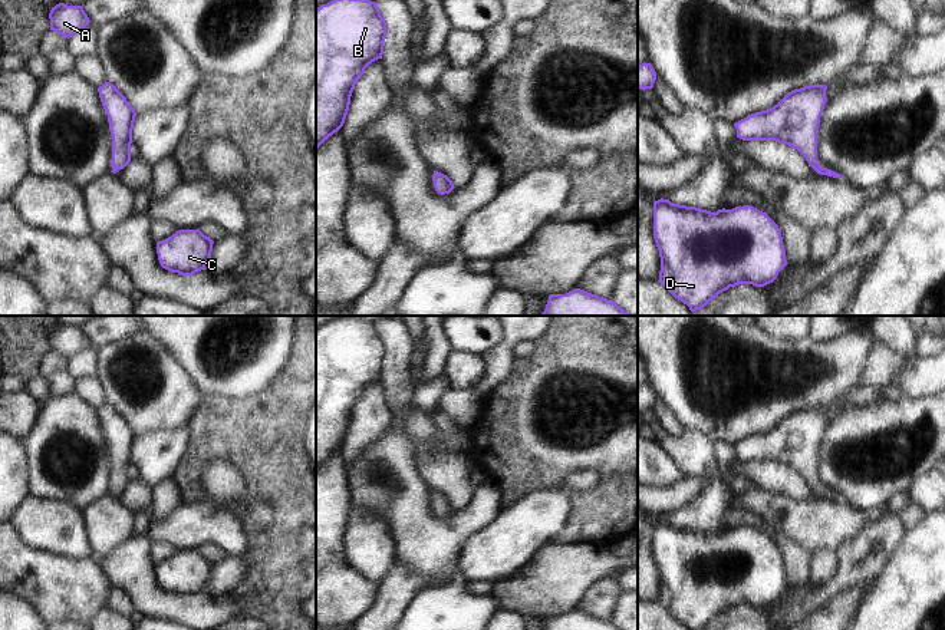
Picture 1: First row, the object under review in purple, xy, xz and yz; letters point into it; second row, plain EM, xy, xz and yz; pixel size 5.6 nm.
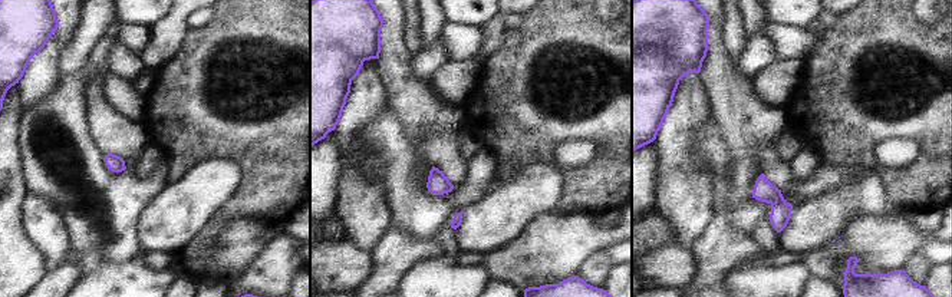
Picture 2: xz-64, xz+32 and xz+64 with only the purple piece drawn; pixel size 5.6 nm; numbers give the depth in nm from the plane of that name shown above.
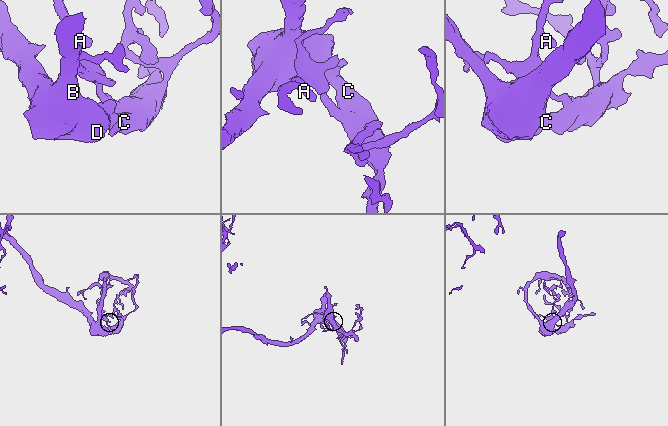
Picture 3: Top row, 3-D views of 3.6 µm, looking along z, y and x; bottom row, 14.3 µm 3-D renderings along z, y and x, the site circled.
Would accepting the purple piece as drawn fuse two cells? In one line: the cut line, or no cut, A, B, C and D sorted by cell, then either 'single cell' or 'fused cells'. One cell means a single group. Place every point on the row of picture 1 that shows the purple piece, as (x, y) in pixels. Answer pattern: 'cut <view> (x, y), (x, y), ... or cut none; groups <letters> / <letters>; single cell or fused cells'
cut none; groups A B C D; single cell

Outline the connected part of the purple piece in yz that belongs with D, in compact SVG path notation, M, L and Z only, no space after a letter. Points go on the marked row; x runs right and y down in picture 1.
M661 198L653 202L653 238L661 257L658 281L692 313L730 287L773 283L788 264L778 225L751 205L711 212Z

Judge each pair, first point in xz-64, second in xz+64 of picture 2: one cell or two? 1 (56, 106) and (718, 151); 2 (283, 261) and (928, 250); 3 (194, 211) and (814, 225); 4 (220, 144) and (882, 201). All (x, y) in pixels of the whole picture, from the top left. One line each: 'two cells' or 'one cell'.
1: one cell
2: two cells
3: one cell
4: two cells

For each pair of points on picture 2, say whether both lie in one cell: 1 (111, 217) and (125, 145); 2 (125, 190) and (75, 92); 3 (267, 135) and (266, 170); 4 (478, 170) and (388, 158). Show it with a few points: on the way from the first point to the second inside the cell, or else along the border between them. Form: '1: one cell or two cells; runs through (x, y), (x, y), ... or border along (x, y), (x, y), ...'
1: two cells; border along (127, 168), (134, 171)
2: one cell; runs through (99, 171), (79, 147), (75, 137), (75, 118)
3: one cell; runs through (267, 144), (267, 161)
4: one cell; runs through (461, 195), (455, 201), (428, 201), (411, 184)

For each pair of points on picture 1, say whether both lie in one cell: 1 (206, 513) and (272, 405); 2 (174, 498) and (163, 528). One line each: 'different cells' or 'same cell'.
1: different cells
2: different cells

